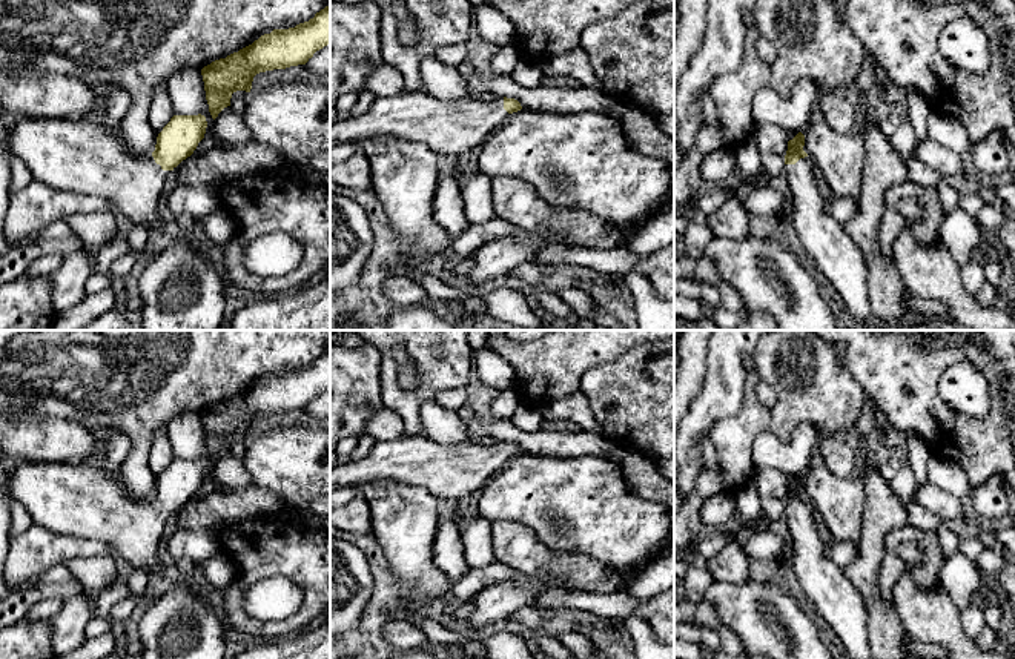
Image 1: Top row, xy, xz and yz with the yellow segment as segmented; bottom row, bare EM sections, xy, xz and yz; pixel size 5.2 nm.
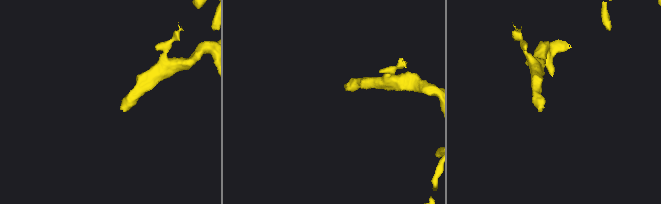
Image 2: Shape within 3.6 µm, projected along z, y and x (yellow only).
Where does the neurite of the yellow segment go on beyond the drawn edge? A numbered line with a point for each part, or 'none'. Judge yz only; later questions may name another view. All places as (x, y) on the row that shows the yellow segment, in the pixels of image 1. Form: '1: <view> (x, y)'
1: yz (834, 252)

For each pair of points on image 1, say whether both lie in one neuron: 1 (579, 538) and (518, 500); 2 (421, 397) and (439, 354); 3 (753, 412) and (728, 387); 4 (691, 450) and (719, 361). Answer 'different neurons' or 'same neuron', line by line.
1: same neuron
2: same neuron
3: different neurons
4: same neuron

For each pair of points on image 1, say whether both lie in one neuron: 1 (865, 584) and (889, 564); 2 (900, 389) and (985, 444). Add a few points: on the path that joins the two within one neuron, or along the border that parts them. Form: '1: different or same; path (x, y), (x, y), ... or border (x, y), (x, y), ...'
1: different; border (886, 538), (879, 596), (891, 607)
2: same; path (922, 410), (935, 413), (963, 435)

